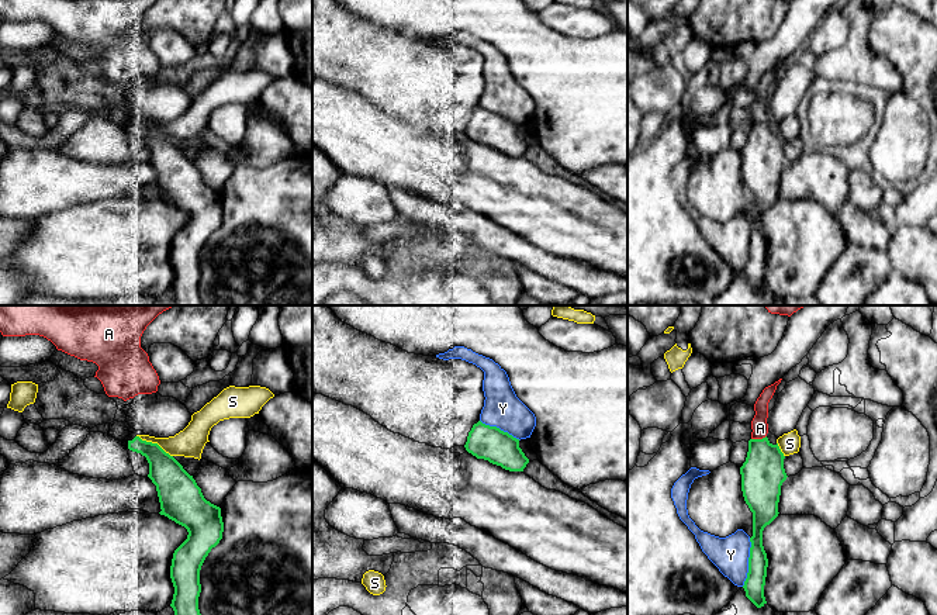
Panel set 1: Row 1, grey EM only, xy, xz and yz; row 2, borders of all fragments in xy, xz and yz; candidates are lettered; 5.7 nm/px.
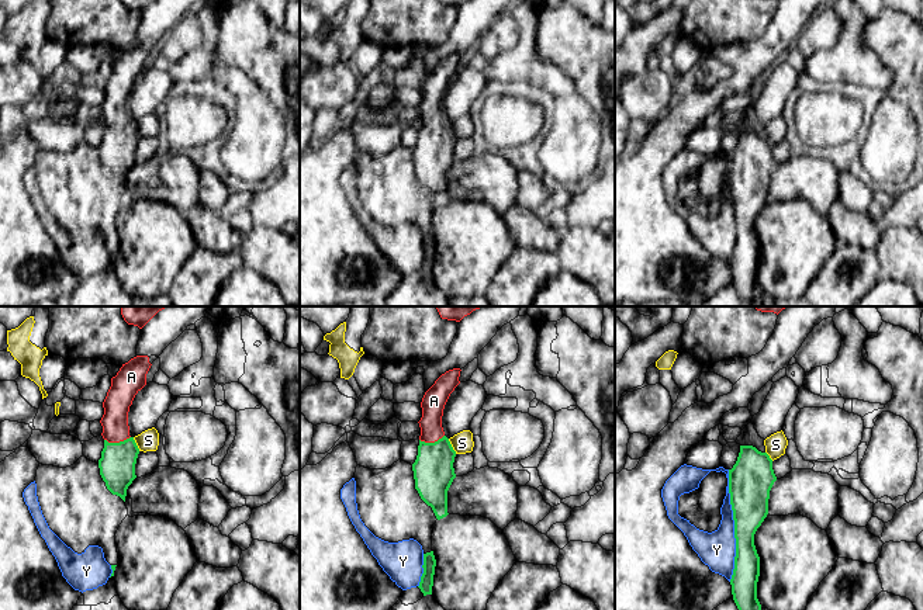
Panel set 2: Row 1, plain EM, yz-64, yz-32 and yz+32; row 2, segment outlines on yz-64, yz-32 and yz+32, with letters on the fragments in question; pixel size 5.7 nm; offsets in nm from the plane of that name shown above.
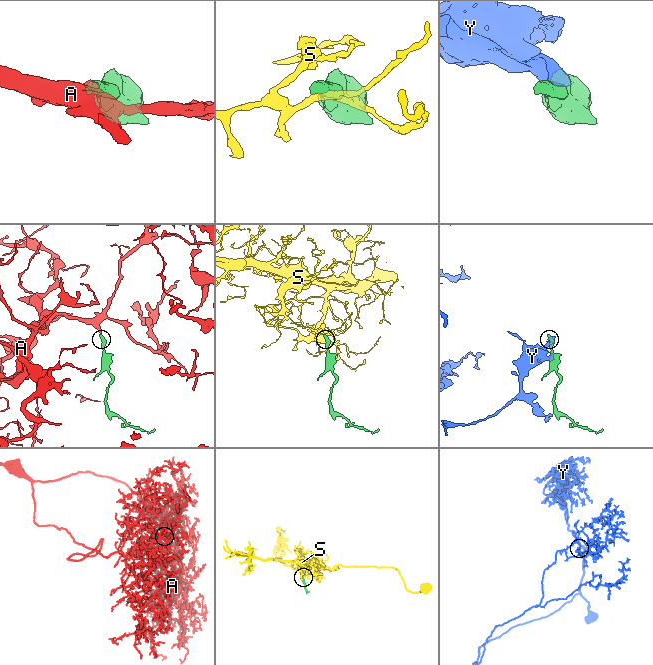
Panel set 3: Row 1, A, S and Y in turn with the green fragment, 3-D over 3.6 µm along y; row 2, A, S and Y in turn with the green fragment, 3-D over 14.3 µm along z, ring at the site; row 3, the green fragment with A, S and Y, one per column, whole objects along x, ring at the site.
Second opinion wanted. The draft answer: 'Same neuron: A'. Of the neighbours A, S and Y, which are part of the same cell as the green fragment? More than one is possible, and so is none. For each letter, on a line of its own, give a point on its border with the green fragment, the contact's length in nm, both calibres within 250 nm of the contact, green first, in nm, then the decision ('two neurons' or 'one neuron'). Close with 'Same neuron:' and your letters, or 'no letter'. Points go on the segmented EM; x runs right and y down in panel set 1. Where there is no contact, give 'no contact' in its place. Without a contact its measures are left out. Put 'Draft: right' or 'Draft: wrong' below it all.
A: meets green in yz at (759, 439); contact 90 nm long; 240 nm thick on the green side, 100 nm on the other; one neuron
S: meets green in xy at (155, 444); contact 240 nm long; 200 nm thick on the green side, 160 nm on the other; two neurons
Y: meets green in yz at (749, 562); contact 280 nm long; 120 nm thick on the green side, 220 nm on the other; two neurons
Same neuron: A
Draft: right

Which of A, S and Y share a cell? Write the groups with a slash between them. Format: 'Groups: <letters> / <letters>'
Groups: A / S / Y

